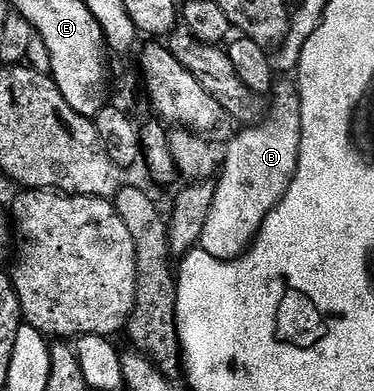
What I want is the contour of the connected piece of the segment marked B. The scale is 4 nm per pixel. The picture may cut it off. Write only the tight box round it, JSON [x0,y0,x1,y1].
[200,85,302,261]

